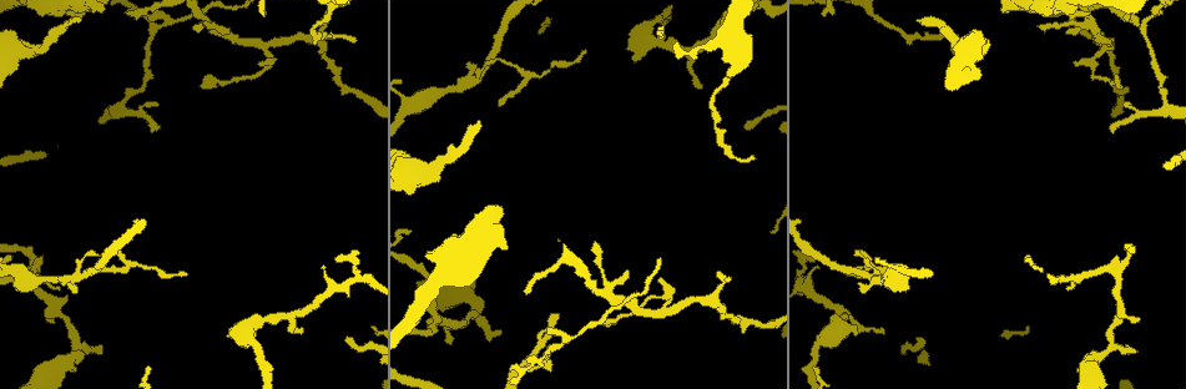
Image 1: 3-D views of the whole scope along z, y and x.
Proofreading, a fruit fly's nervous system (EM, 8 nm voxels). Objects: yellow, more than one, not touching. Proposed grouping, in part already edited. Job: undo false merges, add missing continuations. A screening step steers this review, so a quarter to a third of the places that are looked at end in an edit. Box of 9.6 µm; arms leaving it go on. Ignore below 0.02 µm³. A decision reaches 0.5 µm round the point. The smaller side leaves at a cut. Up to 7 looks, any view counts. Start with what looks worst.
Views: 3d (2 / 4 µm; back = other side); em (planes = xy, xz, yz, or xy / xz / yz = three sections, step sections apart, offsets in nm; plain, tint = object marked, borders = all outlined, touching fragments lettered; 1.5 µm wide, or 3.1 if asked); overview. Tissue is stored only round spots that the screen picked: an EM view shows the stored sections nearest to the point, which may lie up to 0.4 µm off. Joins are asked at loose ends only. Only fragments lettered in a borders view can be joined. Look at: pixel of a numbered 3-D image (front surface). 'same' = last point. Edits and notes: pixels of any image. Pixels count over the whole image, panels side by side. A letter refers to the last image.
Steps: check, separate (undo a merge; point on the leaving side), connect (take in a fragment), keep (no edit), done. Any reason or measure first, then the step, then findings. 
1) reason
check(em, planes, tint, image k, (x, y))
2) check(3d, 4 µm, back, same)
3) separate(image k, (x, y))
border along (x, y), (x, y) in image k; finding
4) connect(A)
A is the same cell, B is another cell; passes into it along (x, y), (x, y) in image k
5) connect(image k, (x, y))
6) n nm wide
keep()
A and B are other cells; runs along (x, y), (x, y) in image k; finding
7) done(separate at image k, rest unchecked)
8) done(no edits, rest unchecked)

branch stops here
check(3d, 4 µm, image 1, (479, 122))

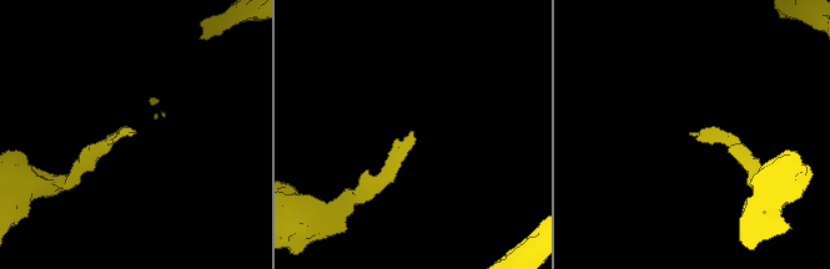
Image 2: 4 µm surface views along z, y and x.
check(em, planes, borders, image 2, (413, 133))

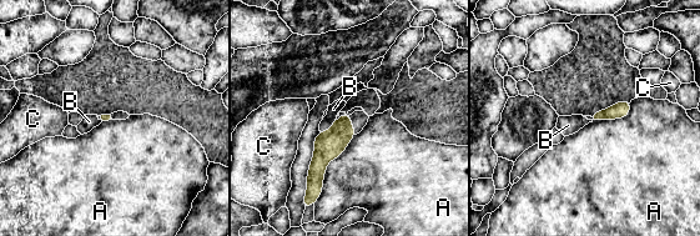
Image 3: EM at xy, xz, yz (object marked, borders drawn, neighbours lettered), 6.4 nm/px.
A touches over 480 nm
connect(B)
B is the same cell, A and C are other cells; passes into it along (330, 145), (330, 129), (333, 109) in image 3; the cell continues

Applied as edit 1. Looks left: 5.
free end
check(3d, 4 µm, image 1, (470, 63))

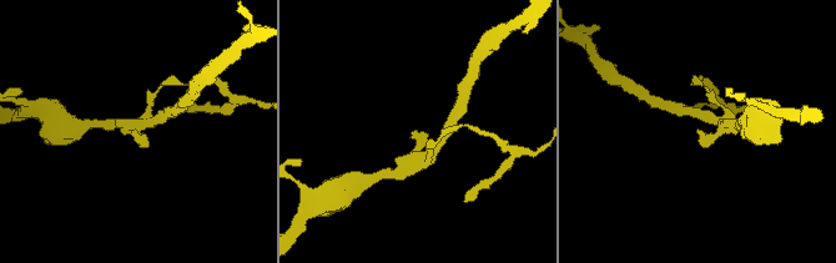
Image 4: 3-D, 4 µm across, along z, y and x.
check(em, planes, borders, image 4, (413, 133))

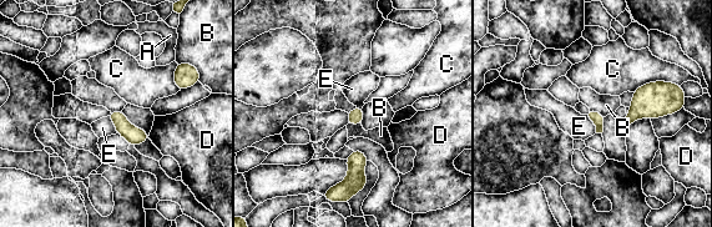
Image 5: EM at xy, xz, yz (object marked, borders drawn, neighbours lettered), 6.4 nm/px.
3 arms
keep()
A, B, C, D and E are other cells; border along (584, 115), (594, 124), (596, 132) in image 5; no lettered fragment goes on from it

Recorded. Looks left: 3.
three-way junction
check(3d, 4 µm, image 1, (1106, 46))

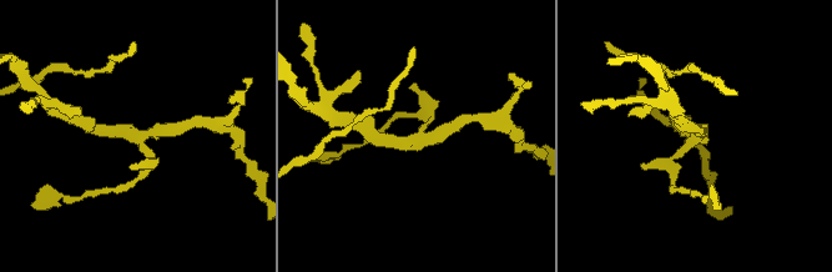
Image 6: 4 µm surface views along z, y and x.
3 arms
check(em, planes, borders, image 6, (137, 138))

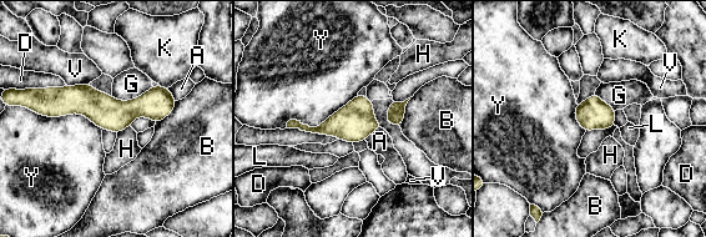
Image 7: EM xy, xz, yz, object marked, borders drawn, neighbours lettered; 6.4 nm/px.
keep()
A, B, D, G, H, K, L, V and Y are other cells; one cell here

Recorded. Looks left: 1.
done(connect at image 3, rest unchecked)

